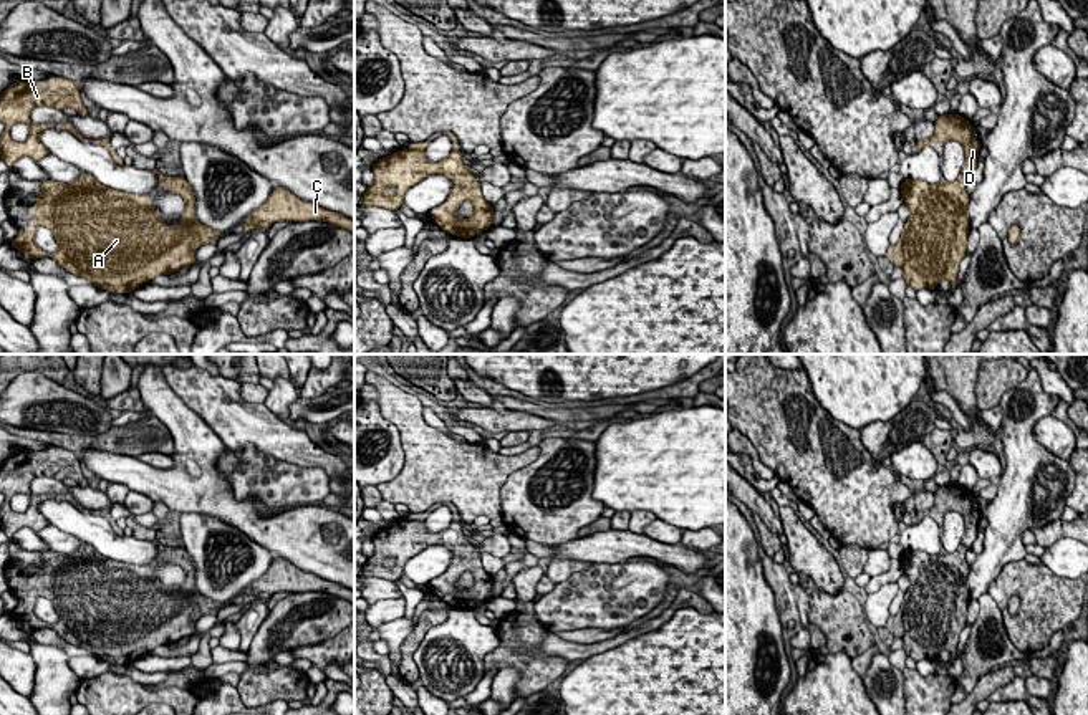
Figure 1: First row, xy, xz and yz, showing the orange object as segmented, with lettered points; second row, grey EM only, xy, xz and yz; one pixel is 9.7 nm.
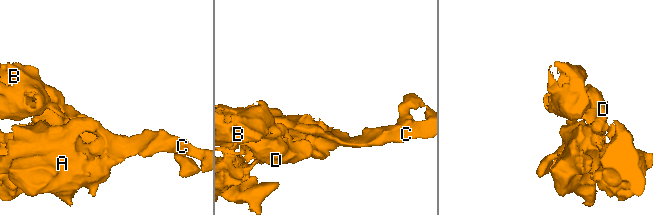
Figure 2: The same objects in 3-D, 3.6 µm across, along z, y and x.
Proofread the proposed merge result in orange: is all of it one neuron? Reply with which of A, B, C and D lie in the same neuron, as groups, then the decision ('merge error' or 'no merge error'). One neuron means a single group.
A B C D; no merge error

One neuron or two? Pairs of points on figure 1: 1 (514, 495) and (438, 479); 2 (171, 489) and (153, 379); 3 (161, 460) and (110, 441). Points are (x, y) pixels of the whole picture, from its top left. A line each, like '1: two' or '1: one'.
1: two
2: one
3: two

